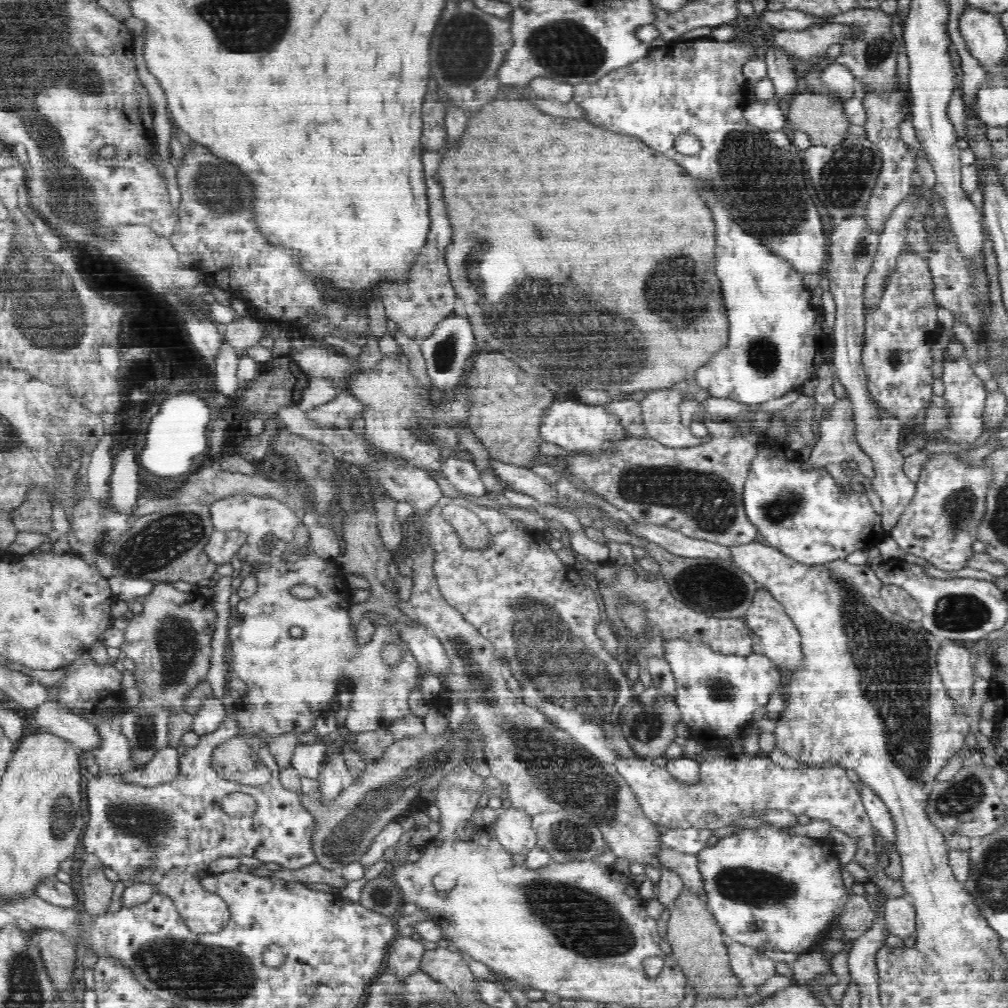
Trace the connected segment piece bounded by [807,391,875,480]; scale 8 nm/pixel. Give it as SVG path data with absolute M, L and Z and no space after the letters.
M846 391L846 396L838 398L834 404L825 411L819 424L819 434L817 443L813 445L810 459L807 461L810 465L824 466L827 464L839 464L843 461L856 461L864 477L872 480L874 477L873 461L868 453L860 446L856 436L856 423L854 420L854 405L852 399Z

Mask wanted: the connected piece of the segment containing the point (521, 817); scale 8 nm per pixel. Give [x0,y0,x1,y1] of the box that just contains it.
[494,808,537,855]

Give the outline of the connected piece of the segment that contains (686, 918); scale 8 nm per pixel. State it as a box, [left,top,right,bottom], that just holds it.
[667,893,742,1002]

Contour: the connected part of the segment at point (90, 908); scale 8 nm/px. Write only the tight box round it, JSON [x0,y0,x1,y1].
[80,862,115,914]

